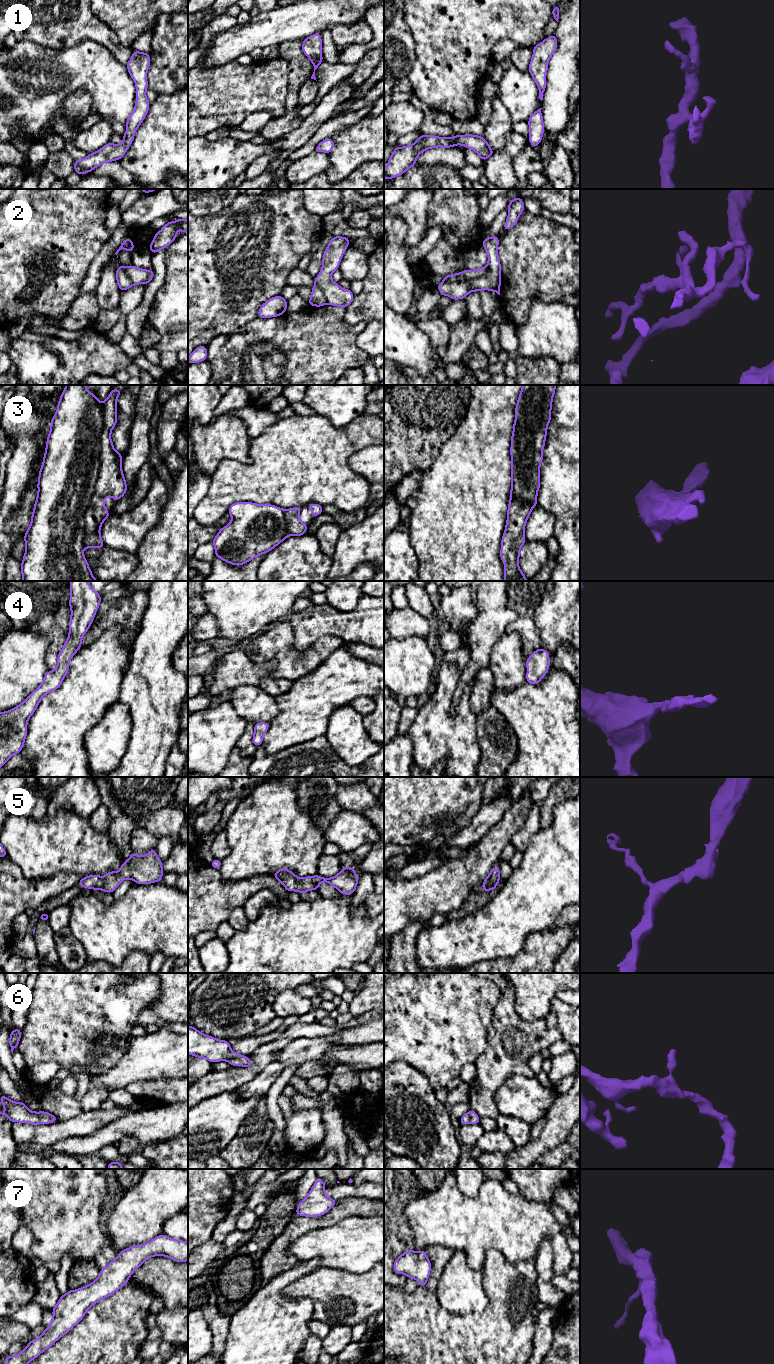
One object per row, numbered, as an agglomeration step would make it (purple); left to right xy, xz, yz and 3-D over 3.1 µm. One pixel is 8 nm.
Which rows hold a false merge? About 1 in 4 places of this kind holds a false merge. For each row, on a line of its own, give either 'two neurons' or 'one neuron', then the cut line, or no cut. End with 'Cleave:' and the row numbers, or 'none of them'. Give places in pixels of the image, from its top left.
1: one neuron | no cut
2: two neurons | yz (487, 268), (484, 274), (469, 280), (443, 282)
3: two neurons | xy (103, 405), (99, 474), (94, 493), (85, 511), (83, 546)
4: one neuron | no cut
5: one neuron | no cut
6: one neuron | no cut
7: one neuron | no cut
Cleave: 2, 3

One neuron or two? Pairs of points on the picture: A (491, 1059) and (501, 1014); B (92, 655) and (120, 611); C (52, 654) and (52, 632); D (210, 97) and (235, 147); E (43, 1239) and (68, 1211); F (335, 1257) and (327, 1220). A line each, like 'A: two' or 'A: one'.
A: one
B: two
C: one
D: two
E: one
F: two

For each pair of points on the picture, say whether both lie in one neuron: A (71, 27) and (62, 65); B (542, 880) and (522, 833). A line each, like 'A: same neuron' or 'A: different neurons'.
A: different neurons
B: different neurons

